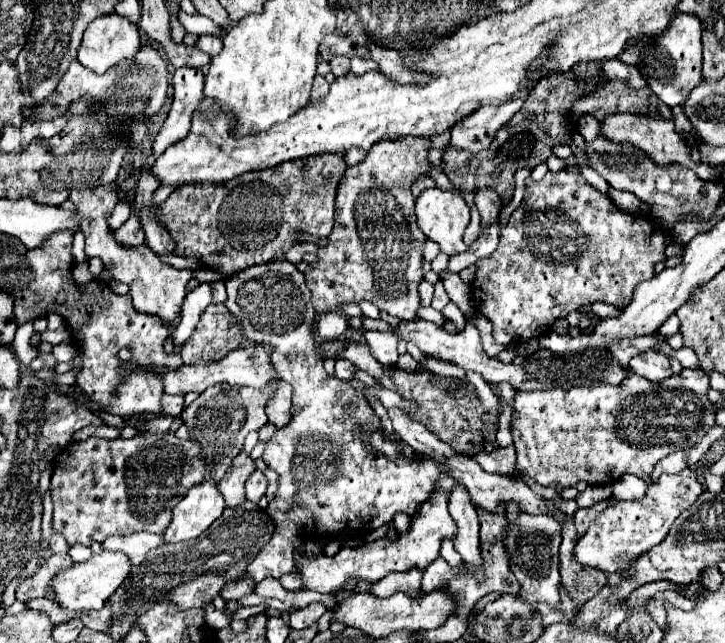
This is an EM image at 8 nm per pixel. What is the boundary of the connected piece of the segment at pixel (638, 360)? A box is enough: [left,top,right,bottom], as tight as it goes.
[629,351,673,383]

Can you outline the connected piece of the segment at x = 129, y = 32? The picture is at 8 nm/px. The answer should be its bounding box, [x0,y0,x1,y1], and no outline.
[79,13,141,73]

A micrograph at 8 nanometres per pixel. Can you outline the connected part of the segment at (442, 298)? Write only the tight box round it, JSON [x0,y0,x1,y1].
[433,281,449,311]

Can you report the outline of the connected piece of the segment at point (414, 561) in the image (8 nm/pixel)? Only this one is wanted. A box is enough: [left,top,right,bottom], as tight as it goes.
[293,475,457,593]

